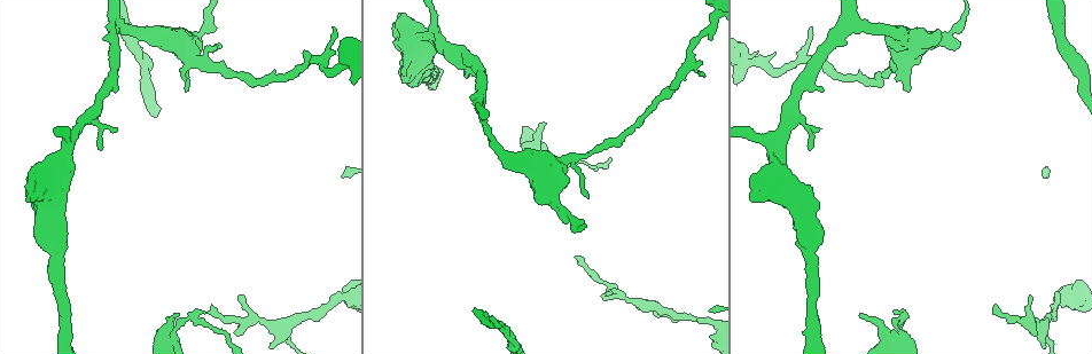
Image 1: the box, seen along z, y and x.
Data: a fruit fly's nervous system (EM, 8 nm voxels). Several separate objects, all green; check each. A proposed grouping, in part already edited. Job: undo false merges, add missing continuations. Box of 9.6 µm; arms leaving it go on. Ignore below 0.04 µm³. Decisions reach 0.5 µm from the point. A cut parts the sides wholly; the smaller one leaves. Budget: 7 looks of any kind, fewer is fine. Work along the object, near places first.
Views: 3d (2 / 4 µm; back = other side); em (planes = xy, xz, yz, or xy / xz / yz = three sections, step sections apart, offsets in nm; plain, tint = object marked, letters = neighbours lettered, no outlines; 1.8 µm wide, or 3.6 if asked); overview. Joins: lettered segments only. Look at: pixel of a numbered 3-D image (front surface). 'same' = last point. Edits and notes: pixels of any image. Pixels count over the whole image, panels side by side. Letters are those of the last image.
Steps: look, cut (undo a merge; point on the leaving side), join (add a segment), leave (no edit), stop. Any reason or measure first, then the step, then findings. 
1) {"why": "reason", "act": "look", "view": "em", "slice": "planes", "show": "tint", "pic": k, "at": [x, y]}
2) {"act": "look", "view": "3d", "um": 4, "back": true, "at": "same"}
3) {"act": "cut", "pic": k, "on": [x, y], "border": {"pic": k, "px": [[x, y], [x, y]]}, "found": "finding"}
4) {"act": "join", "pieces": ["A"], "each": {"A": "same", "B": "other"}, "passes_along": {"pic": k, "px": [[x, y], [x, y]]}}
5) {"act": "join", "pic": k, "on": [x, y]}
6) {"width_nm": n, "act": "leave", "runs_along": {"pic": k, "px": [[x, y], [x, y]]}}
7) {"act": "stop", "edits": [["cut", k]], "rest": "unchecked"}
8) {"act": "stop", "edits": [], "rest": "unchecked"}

{"why": "an open end", "act": "look", "view": "3d", "um": 4, "pic": 1, "at": [994, 304]}

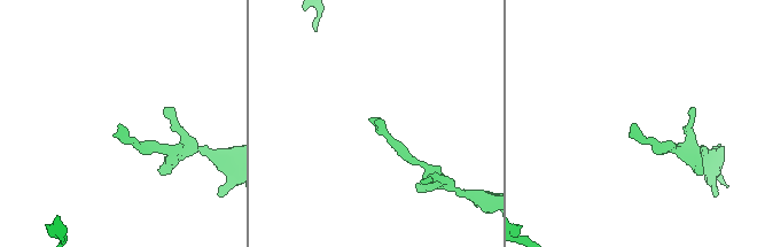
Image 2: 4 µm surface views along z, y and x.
{"act": "look", "view": "em", "slice": "planes", "show": "tint", "pic": 2, "at": [376, 118]}

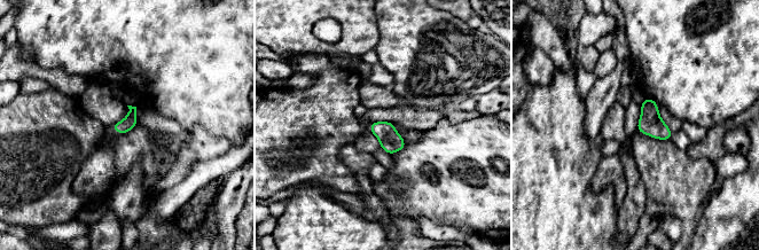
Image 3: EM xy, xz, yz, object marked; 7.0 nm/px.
{"why": "see the neighbours", "act": "look", "view": "em", "slice": "planes", "show": "letters", "at": "same"}

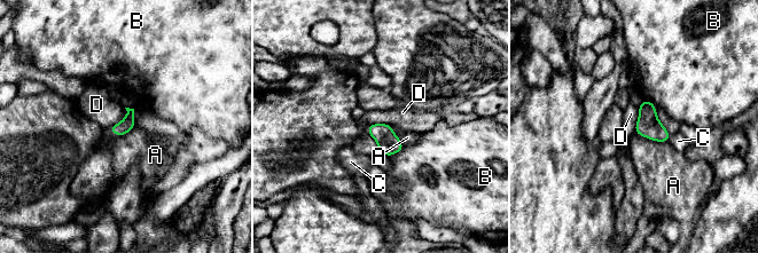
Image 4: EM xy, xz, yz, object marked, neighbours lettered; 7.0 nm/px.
{"width_nm": 90, "longest_contact_nm": ["A", 240], "act": "leave", "each": {"A": "other", "B": "other", "C": "other", "D": "other"}, "found": "none of them fits"}

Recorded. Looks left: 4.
{"why": "an open end", "act": "look", "view": "em", "slice": "planes", "show": "letters", "pic": 1, "at": [859, 317]}

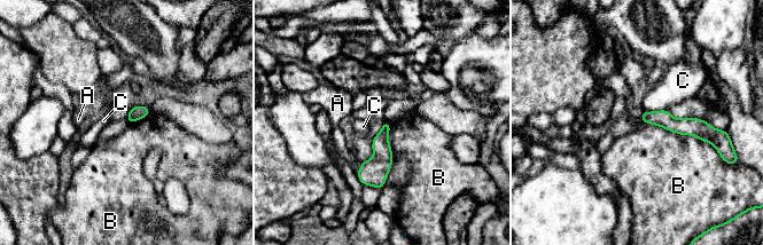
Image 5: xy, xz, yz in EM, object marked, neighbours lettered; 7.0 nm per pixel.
{"act": "leave", "each": {"A": "other", "B": "other", "C": "other"}, "border": {"pic": 5, "px": [[646, 123], [695, 135], [715, 148]]}, "found": "none of them fits"}

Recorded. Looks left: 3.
{"why": "free end", "act": "look", "view": "em", "slice": "xz", "step": 8, "show": "tint", "pic": 1, "at": [115, 90]}

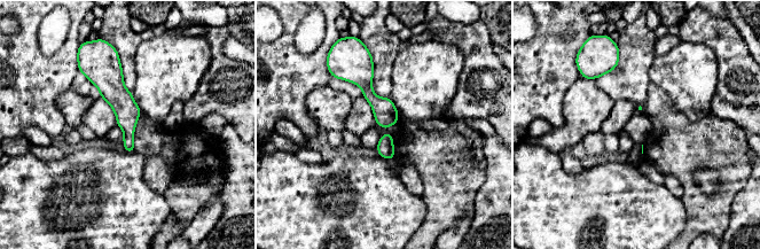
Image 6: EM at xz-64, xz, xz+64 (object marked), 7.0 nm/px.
{"act": "look", "view": "em", "slice": "planes", "show": "letters", "at": "same"}

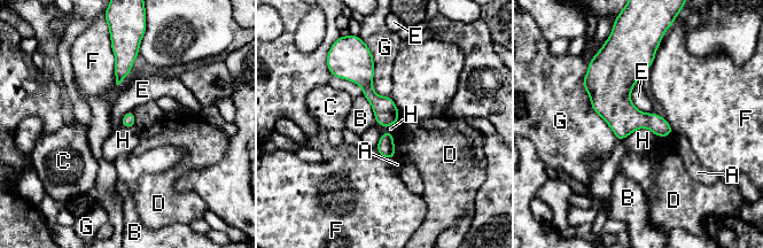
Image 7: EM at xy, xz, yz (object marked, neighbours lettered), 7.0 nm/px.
{"act": "leave", "each": {"A": "other", "B": "other", "C": "other", "D": "other", "E": "other", "F": "other", "G": "other", "H": "other"}, "found": "no lettered segment goes on from it"}

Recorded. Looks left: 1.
{"act": "stop", "edits": [], "rest": "unchecked"}

